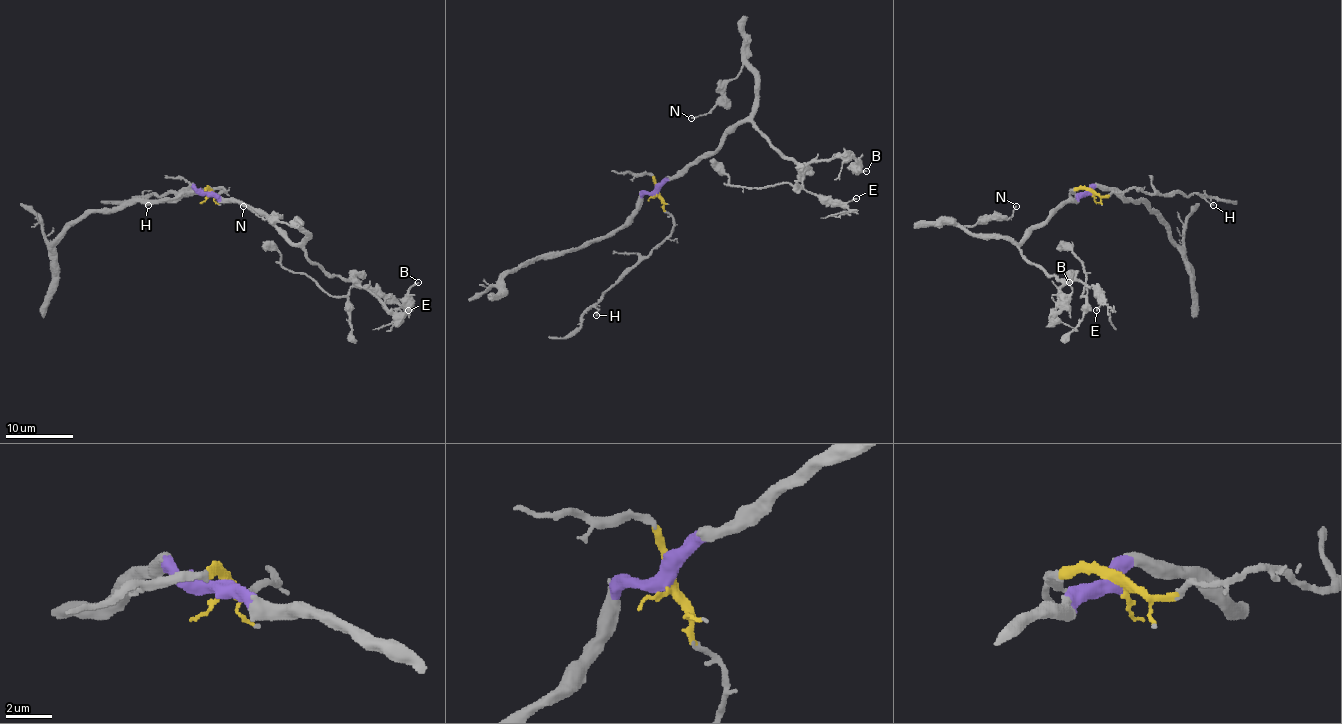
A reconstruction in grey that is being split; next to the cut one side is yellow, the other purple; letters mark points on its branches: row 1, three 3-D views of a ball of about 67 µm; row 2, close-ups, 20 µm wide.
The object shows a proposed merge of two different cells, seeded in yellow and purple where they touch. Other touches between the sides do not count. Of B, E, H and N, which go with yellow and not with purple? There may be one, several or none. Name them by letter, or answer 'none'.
H

